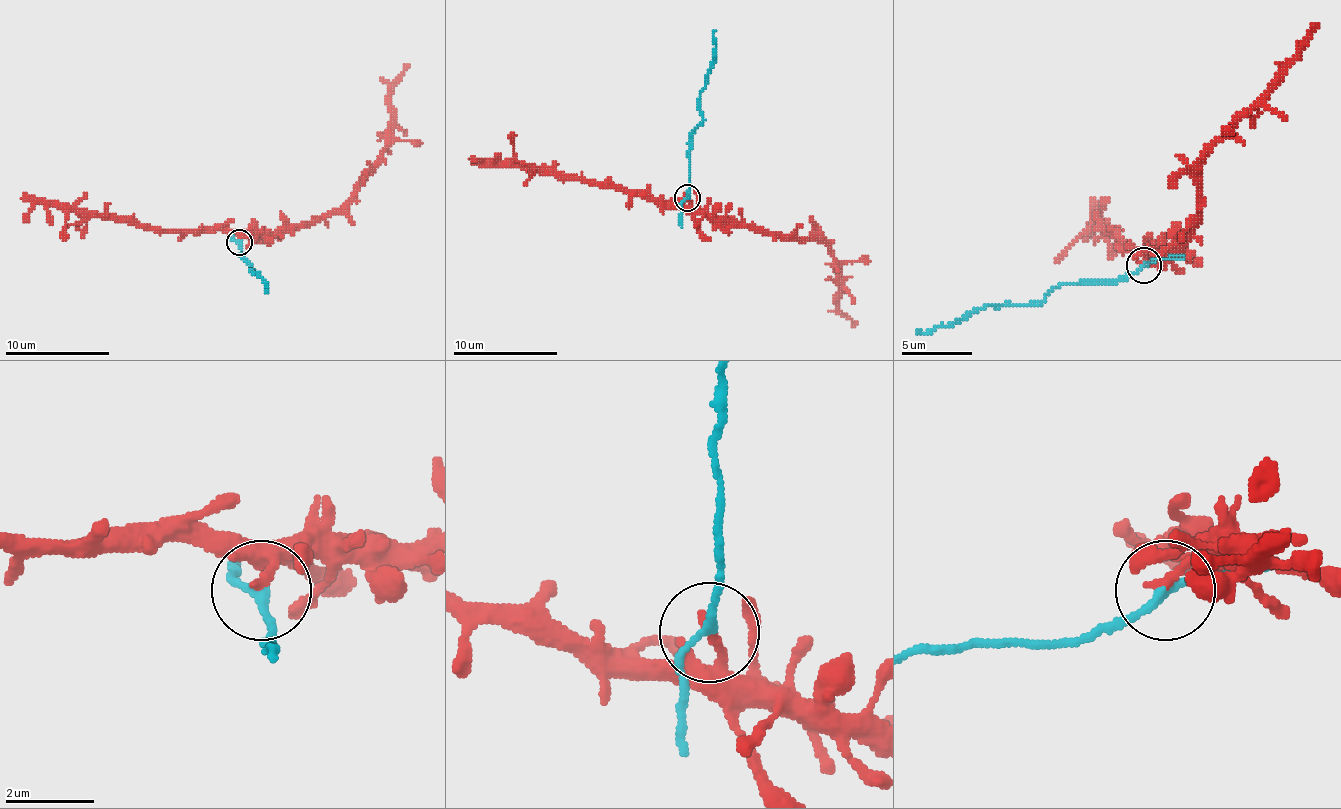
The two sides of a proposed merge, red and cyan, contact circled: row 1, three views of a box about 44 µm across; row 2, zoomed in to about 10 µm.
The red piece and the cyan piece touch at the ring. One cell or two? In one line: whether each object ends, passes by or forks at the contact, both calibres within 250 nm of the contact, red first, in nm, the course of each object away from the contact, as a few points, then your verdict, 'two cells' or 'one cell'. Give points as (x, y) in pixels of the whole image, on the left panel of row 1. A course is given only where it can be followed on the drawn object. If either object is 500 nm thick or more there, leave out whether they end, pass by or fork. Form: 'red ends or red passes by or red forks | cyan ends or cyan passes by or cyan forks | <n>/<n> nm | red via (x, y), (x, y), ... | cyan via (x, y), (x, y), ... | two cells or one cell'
red ends | cyan passes by | 240/170 nm | red via (239, 243), (246, 235), (267, 235), (330, 217), (354, 193), (354, 185), (385, 146), (391, 88), (409, 64) | cyan via (239, 243), (241, 256), (254, 269), (252, 272), (260, 274), (267, 287), (265, 293), (267, 290) | two cells

